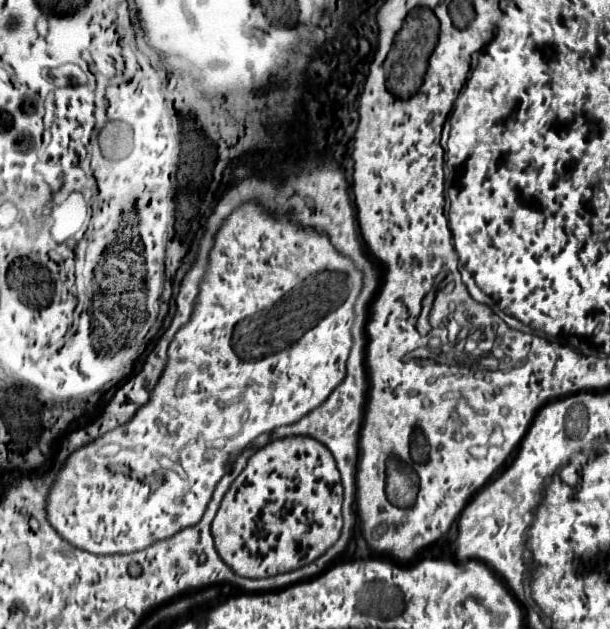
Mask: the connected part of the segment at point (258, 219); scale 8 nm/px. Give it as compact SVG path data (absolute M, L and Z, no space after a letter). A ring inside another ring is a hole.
M246 203L246 205L238 207L224 221L222 229L216 235L216 243L212 247L210 261L208 261L208 273L200 285L200 295L194 303L192 319L188 321L188 325L184 325L176 333L174 341L170 343L168 365L166 365L166 369L160 377L160 383L156 385L148 405L144 405L144 409L140 409L136 413L136 417L132 417L132 421L128 421L128 425L122 425L120 429L112 429L112 433L106 433L104 437L98 437L96 441L92 441L92 445L72 453L72 457L60 469L56 481L50 489L50 497L48 497L48 519L50 519L52 527L74 547L80 547L94 555L114 555L114 553L140 551L160 539L170 537L172 533L200 521L216 483L222 479L222 475L226 475L232 469L232 463L236 461L240 451L252 439L256 439L260 433L274 431L276 427L296 423L310 409L318 407L328 397L328 393L332 393L332 389L344 379L346 359L348 359L348 353L352 347L352 337L350 337L350 327L354 321L352 305L360 293L360 285L362 285L362 273L358 269L354 269L354 265L352 265L352 261L348 261L348 257L340 257L340 253L336 253L336 249L332 249L332 243L328 241L328 237L314 233L310 229L304 229L304 227L292 225L282 217L272 219L256 203Z

